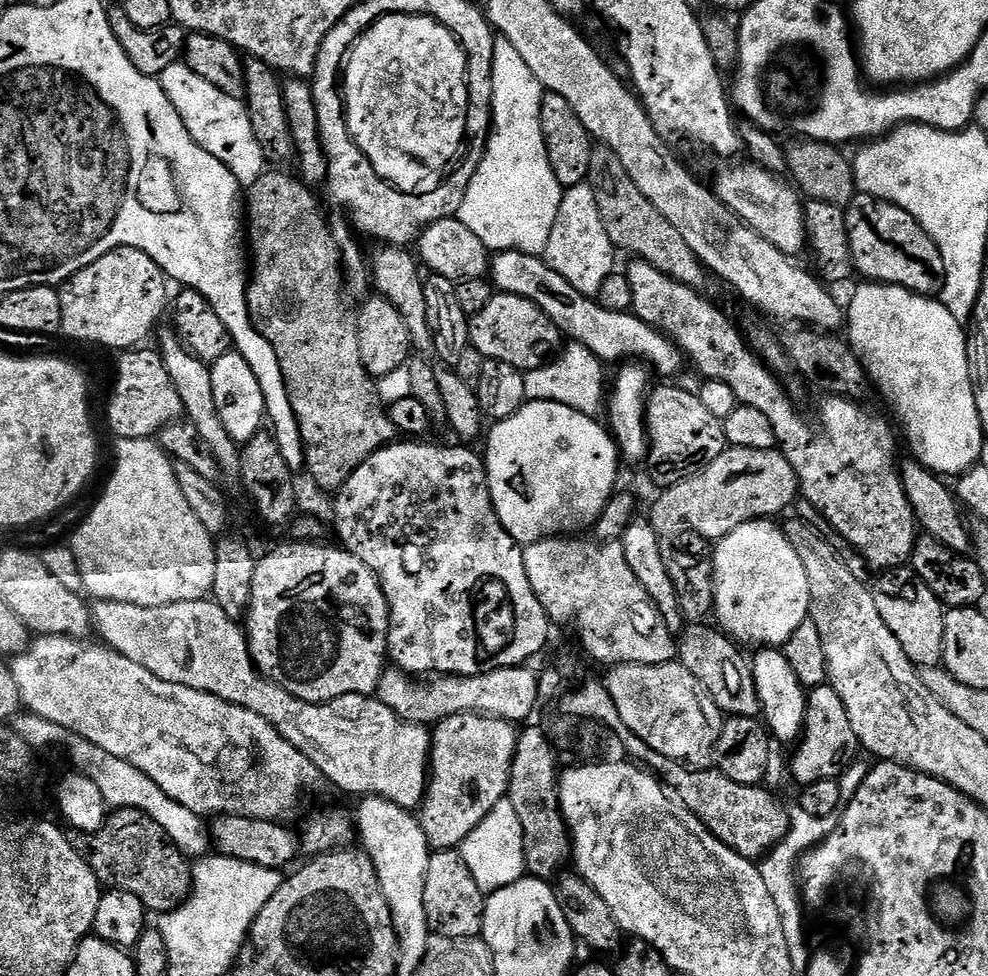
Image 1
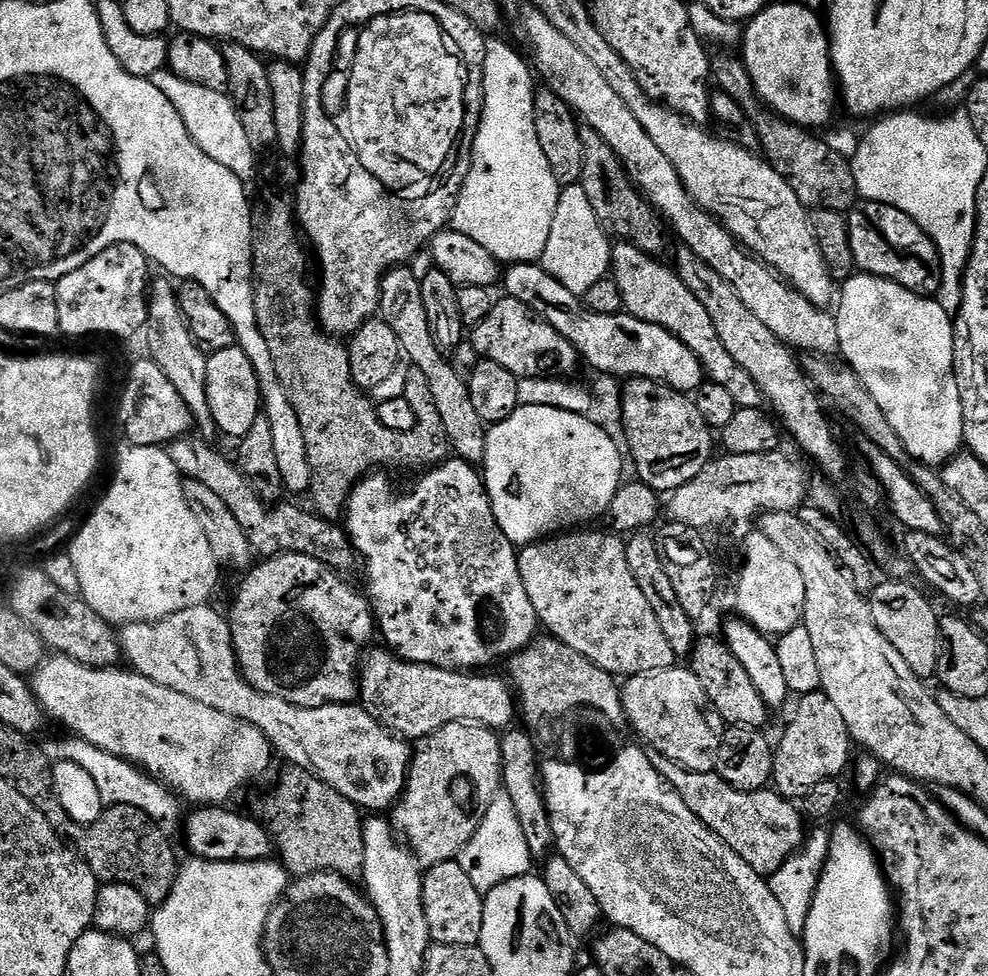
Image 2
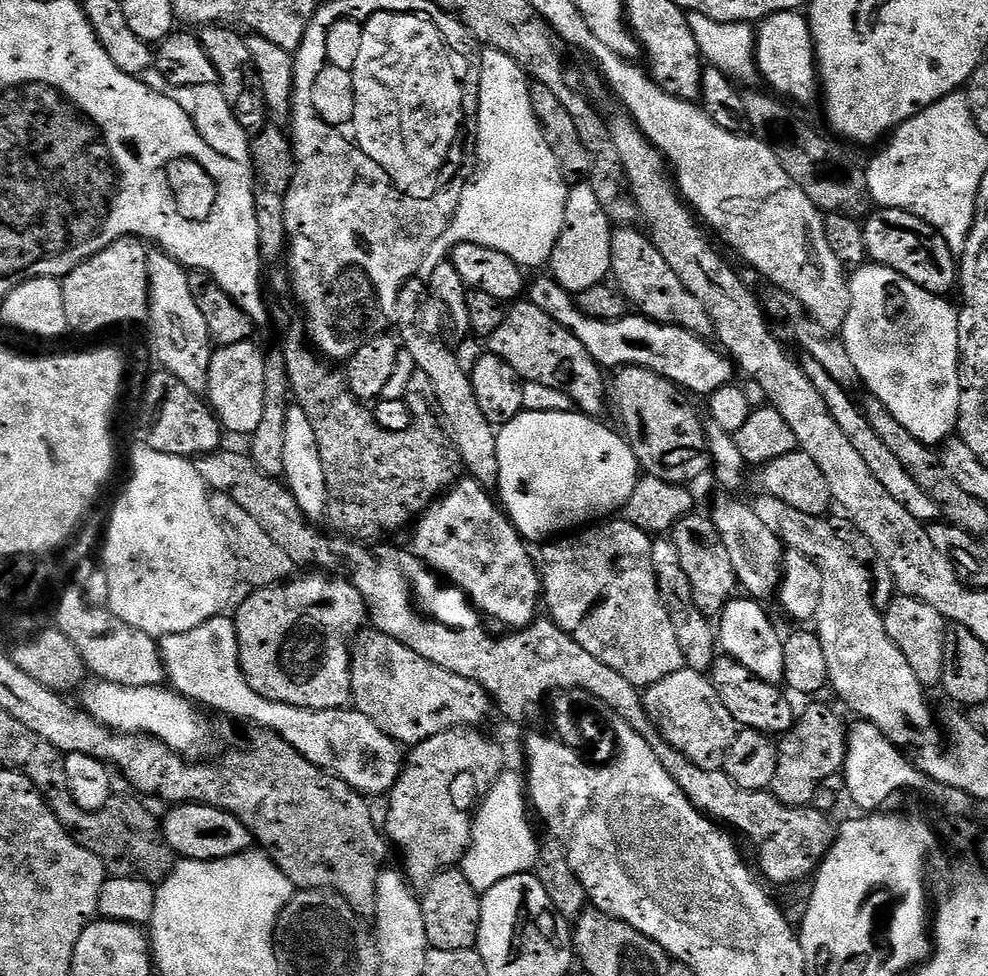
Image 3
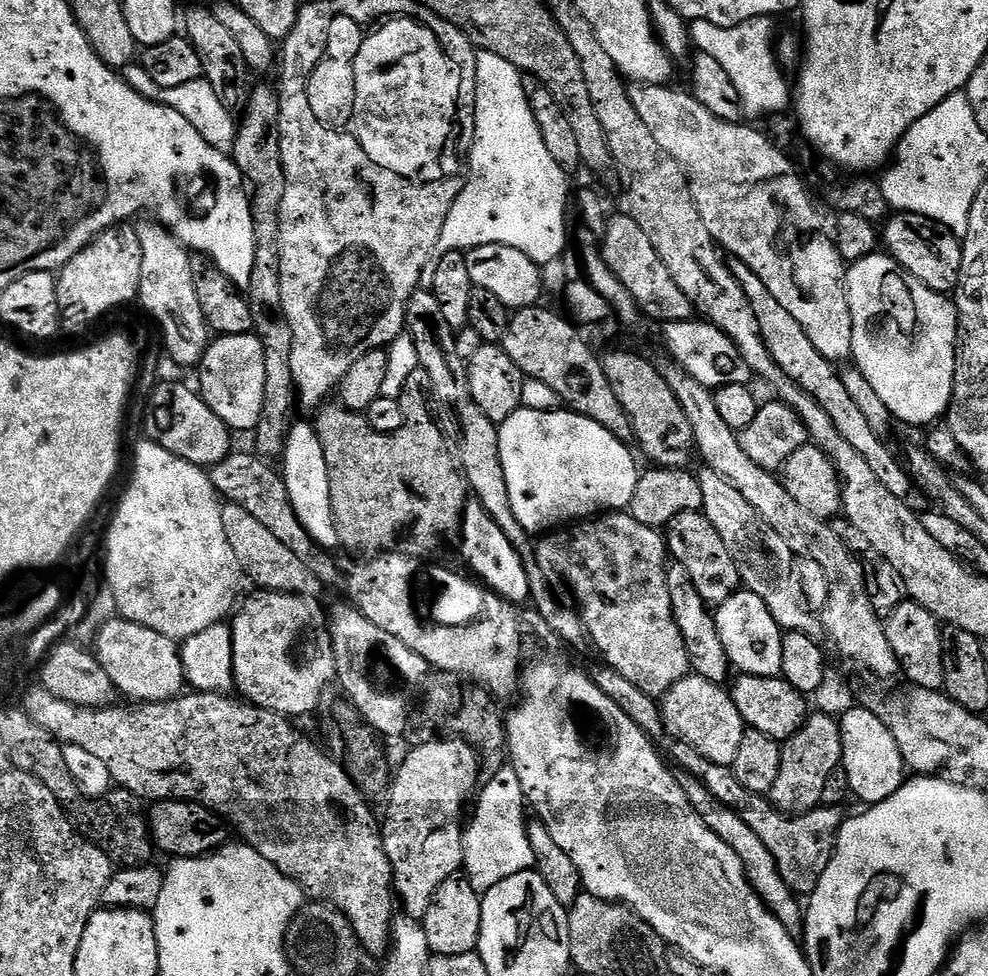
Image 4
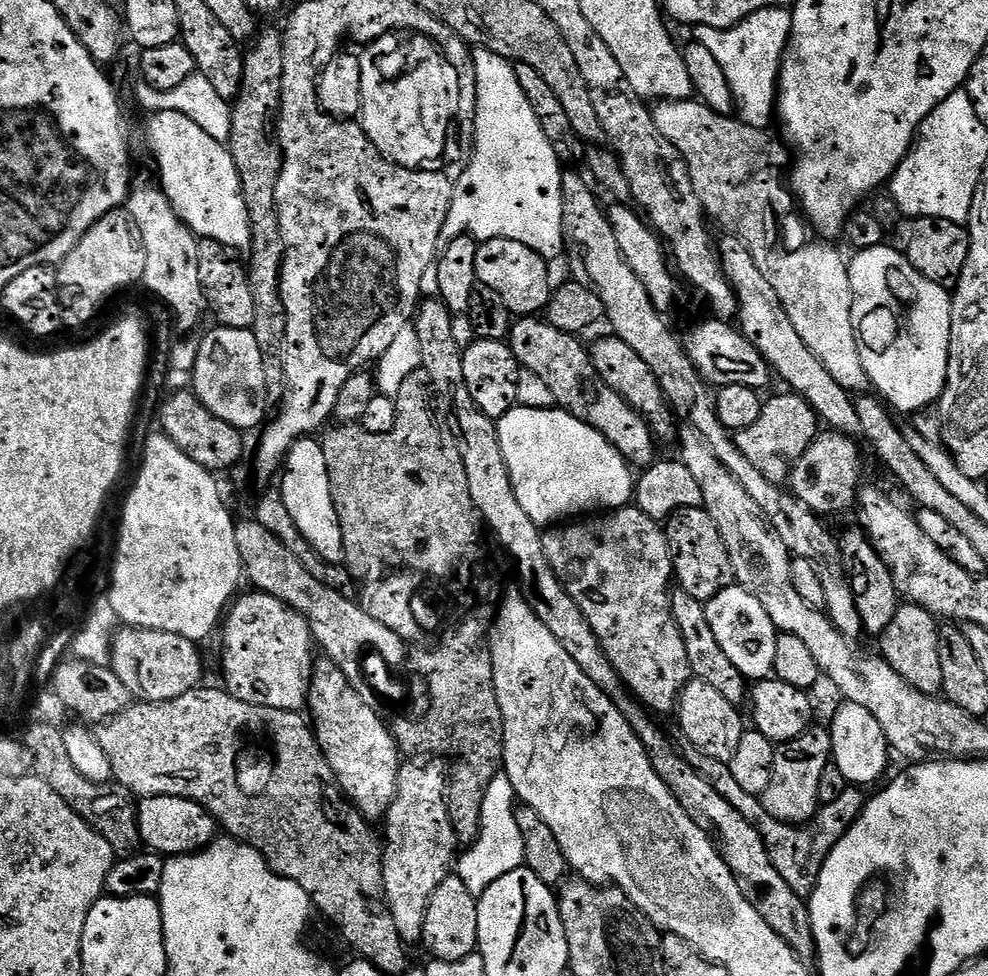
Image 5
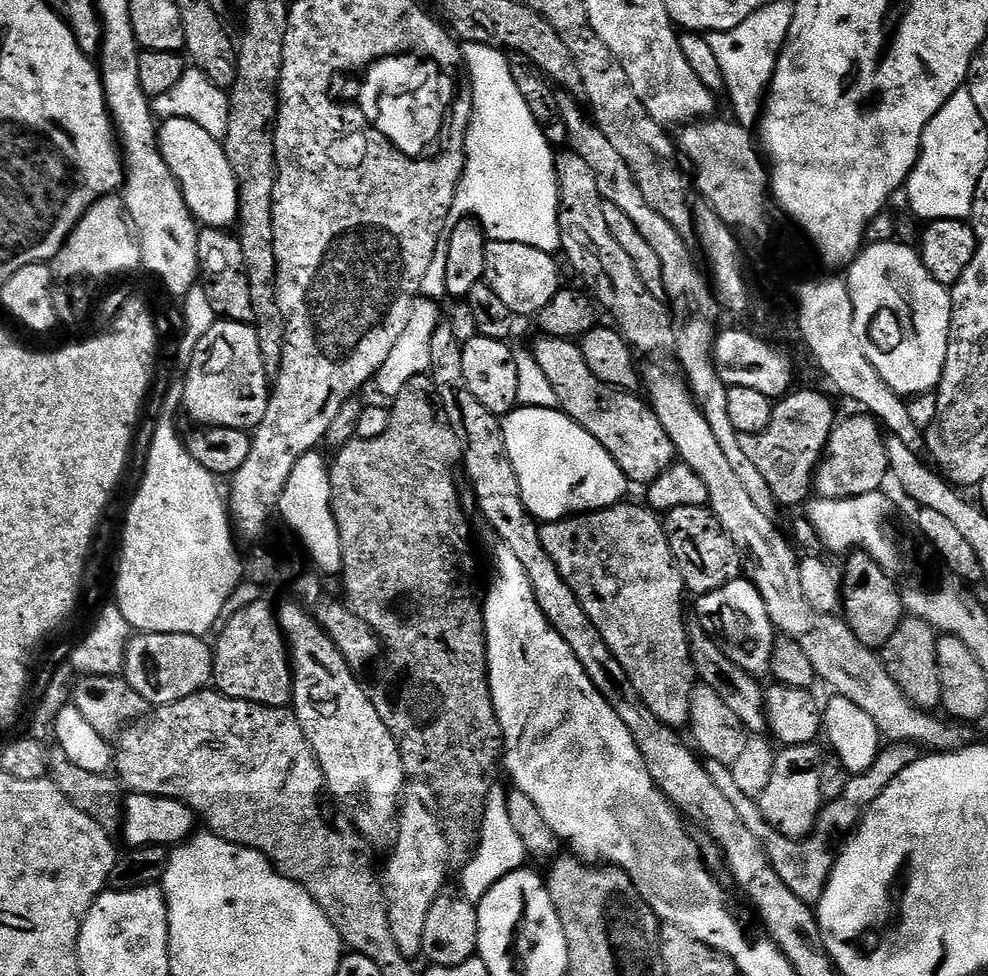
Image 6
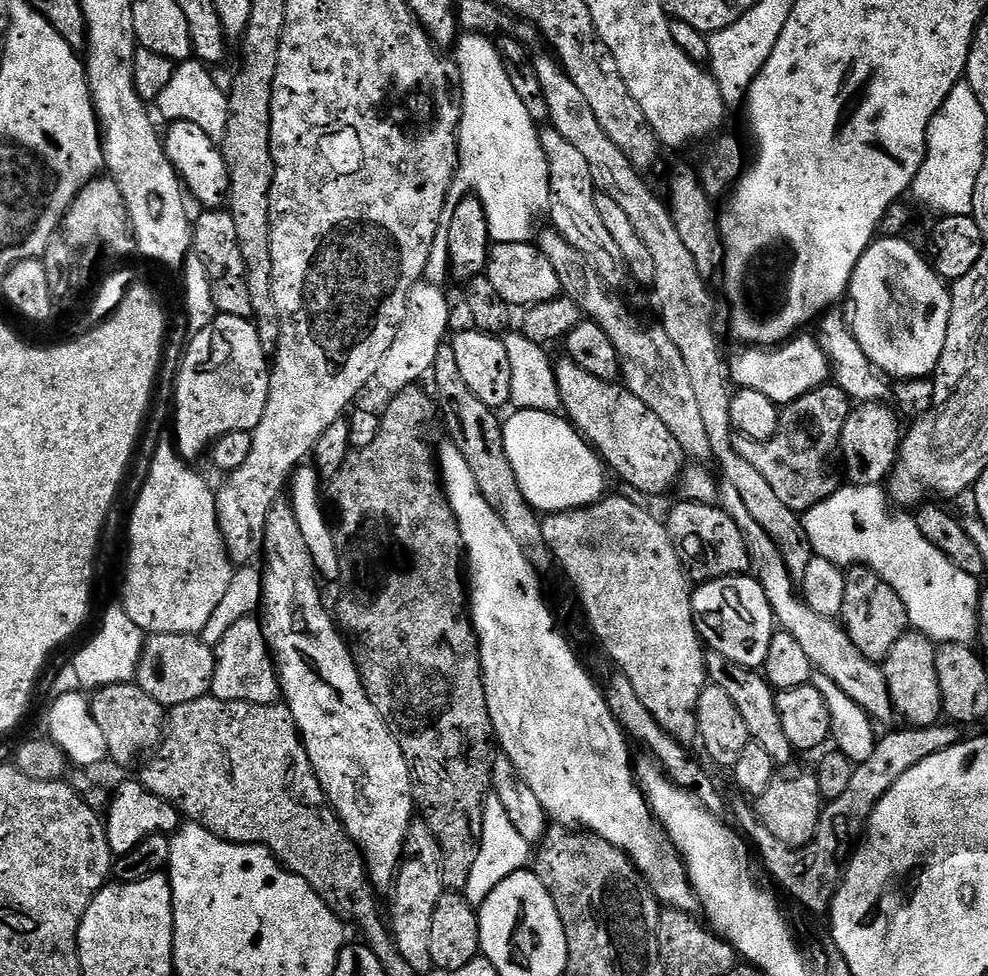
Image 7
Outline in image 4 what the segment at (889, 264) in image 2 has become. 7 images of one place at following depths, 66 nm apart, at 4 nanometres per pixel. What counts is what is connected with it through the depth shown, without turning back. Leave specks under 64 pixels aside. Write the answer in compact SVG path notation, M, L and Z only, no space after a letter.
M897 211L895 214L890 215L883 225L882 244L883 247L888 247L885 248L887 255L893 256L906 271L914 274L914 278L918 278L918 282L930 286L930 290L935 292L943 292L945 294L955 293L960 281L964 246L961 237L955 236L946 226L942 226L930 218L919 216L913 212Z

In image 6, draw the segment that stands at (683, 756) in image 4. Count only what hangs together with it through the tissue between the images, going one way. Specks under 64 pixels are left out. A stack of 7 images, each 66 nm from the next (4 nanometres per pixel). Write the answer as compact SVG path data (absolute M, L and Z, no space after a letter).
M885 743L877 757L874 758L873 765L865 772L849 775L846 790L842 790L842 794L838 794L838 798L825 803L816 820L816 829L803 840L791 840L778 834L778 830L774 830L774 826L770 826L766 822L766 818L762 818L759 803L753 797L742 794L742 790L738 790L729 765L705 759L704 769L706 774L710 774L714 786L718 786L718 790L722 790L723 796L734 805L734 810L738 810L738 818L742 818L745 826L754 833L754 838L758 838L758 842L762 842L778 878L782 878L782 882L786 882L786 886L790 886L790 890L794 890L794 894L798 894L798 898L802 898L802 902L816 906L819 905L822 894L826 890L828 879L832 873L834 857L837 855L842 841L864 819L868 807L880 797L882 790L886 790L886 786L890 786L890 782L894 782L894 778L898 778L898 774L902 774L902 770L906 770L906 766L910 766L920 759L921 755L921 749L915 744Z

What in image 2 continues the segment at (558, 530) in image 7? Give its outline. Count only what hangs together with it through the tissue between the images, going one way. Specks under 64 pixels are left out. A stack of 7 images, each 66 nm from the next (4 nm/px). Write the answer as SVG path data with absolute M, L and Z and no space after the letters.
M572 530L567 534L560 534L555 538L548 538L543 542L529 544L519 549L522 582L526 586L526 594L530 594L530 606L534 606L537 621L543 627L544 624L548 627L545 628L547 635L560 639L566 646L570 646L571 649L585 655L590 662L596 663L602 670L611 672L617 678L641 676L647 672L657 672L658 670L666 670L673 667L677 663L676 655L674 650L670 650L670 642L666 642L666 634L662 634L662 626L658 626L658 618L654 614L654 610L650 610L650 602L646 602L646 594L642 594L642 590L630 570L628 549L625 541L619 535L613 534L608 530L605 530L605 532L588 531L592 530Z

